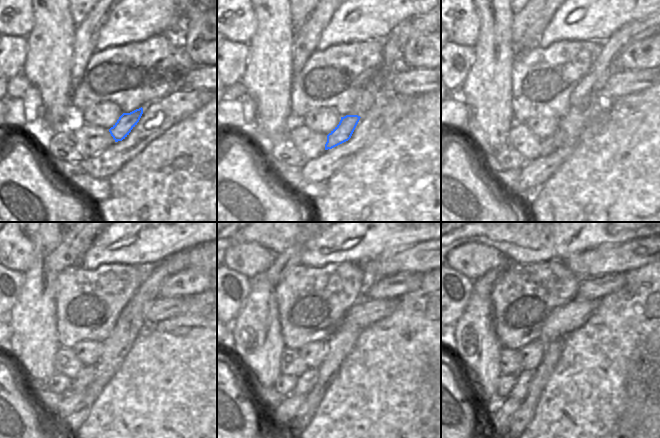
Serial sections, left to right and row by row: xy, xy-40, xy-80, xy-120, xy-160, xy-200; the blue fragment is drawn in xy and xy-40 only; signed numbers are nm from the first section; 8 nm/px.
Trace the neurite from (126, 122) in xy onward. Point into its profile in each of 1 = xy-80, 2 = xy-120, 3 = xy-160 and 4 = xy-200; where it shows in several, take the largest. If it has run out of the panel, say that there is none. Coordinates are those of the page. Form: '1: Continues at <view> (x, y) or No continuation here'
1: Continues at xy-80 (555, 141)
2: Continues at xy-120 (85, 377)
3: Continues at xy-160 (306, 382)
4: Continues at xy-200 (519, 391).

